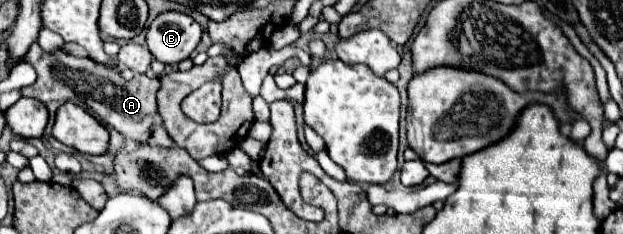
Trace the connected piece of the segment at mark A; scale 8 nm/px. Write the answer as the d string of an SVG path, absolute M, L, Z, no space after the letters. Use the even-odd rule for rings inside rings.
M37 43L31 45L31 51L23 57L23 61L29 61L37 71L37 81L31 87L23 87L23 97L39 99L41 103L47 101L75 101L79 107L85 107L93 111L103 123L117 129L125 139L133 139L137 143L149 143L155 115L157 115L157 91L159 91L159 79L149 79L147 75L135 75L131 81L125 81L119 71L107 69L101 63L95 63L93 59L81 59L73 57L65 51L53 51L45 53Z

